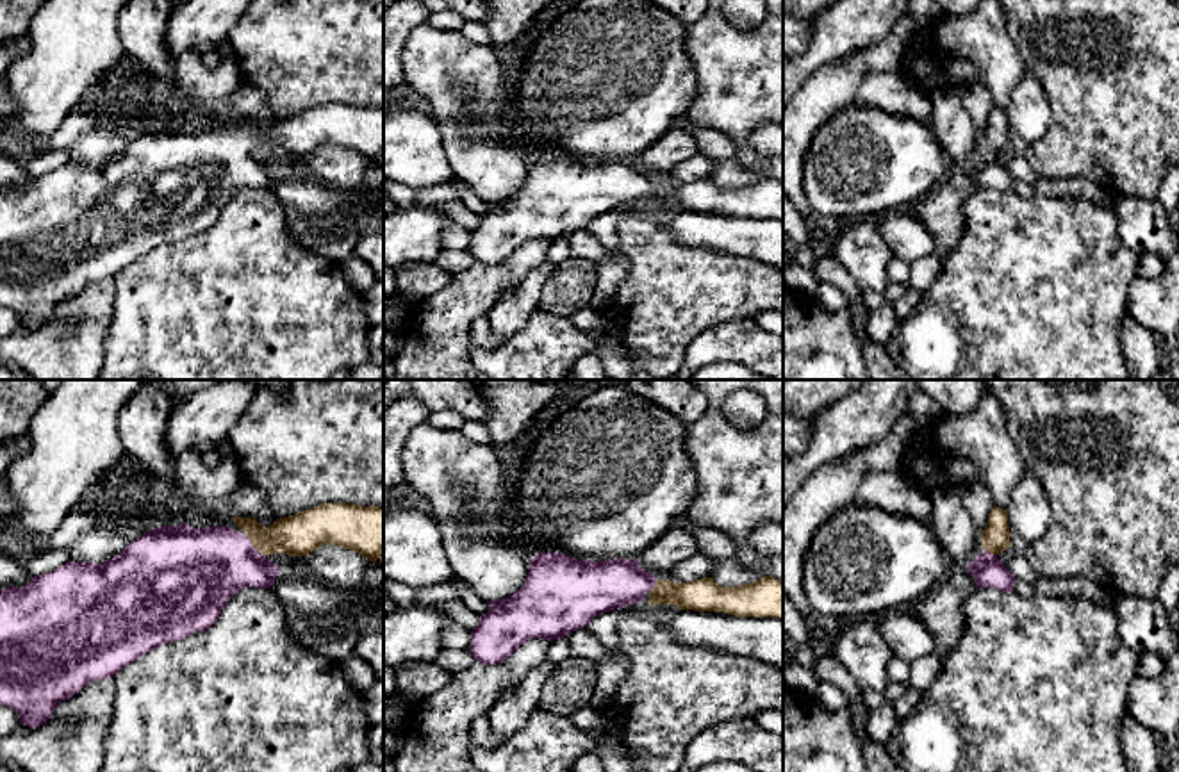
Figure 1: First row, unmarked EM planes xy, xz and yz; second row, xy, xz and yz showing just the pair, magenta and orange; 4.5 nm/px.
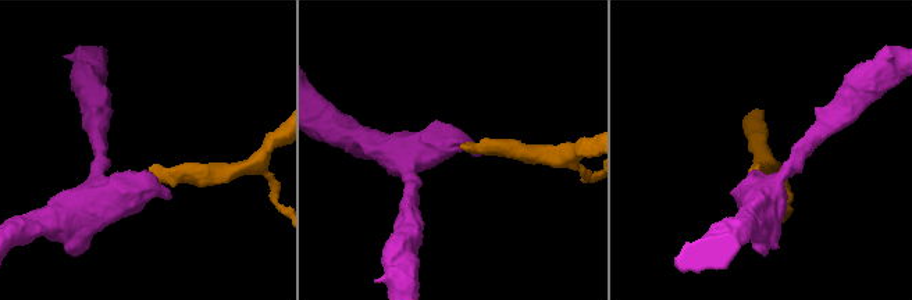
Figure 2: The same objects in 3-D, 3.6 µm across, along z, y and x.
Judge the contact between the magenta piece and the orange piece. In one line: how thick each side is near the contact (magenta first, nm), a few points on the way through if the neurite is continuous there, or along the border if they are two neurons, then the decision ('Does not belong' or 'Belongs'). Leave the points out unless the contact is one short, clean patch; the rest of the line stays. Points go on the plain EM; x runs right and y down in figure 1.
Thickness 360 nm (magenta) against 190 nm. Path across: xy (202, 168), (232, 161), (252, 147), (296, 136). Belongs

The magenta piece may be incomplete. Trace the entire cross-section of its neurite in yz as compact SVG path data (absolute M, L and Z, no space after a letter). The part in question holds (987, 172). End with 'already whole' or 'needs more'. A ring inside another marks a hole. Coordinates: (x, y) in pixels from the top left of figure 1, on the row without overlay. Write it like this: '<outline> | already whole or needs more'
M993 107L988 114L985 130L981 132L983 152L967 166L979 189L1013 191L1015 178L997 159L997 155L1010 146L1008 114L1006 111Z | needs more

